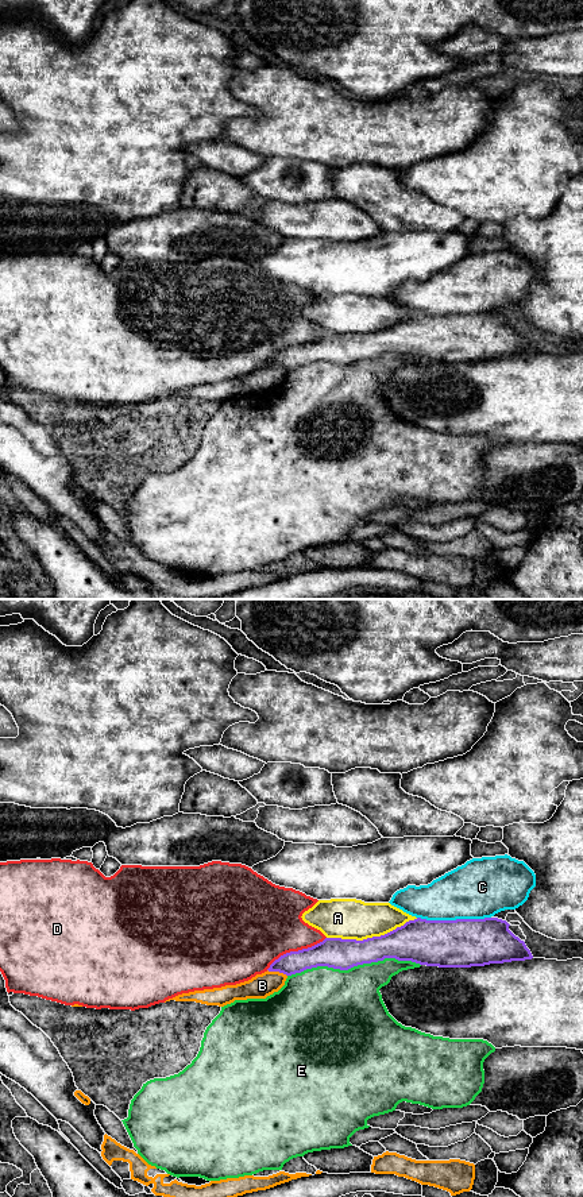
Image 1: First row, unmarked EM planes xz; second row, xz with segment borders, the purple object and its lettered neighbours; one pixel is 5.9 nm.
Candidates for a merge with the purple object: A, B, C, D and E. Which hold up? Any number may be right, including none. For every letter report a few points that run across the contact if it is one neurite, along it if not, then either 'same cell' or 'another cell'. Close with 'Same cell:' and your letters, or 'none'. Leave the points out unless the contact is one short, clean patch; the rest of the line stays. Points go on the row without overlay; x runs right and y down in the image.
A: another cell
B: line xz (267, 365), (282, 367), (286, 371); another cell
C: another cell
D: another cell
E: another cell
Same cell: none

